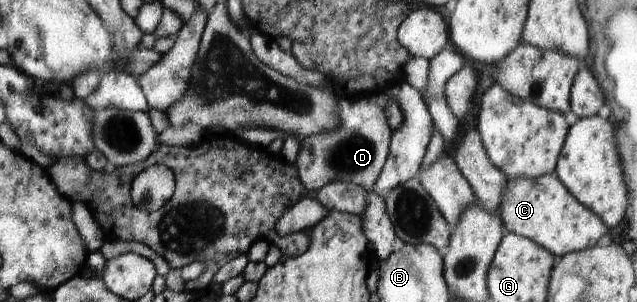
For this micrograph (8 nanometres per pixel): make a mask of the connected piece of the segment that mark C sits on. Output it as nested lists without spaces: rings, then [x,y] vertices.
[[[556,172],[541,175],[537,179],[527,177],[507,179],[499,215],[505,232],[529,238],[545,247],[554,256],[560,257],[583,251],[588,247],[595,247],[597,241],[611,231],[595,212],[587,209],[579,203],[578,199],[575,199],[574,195],[571,195]]]

